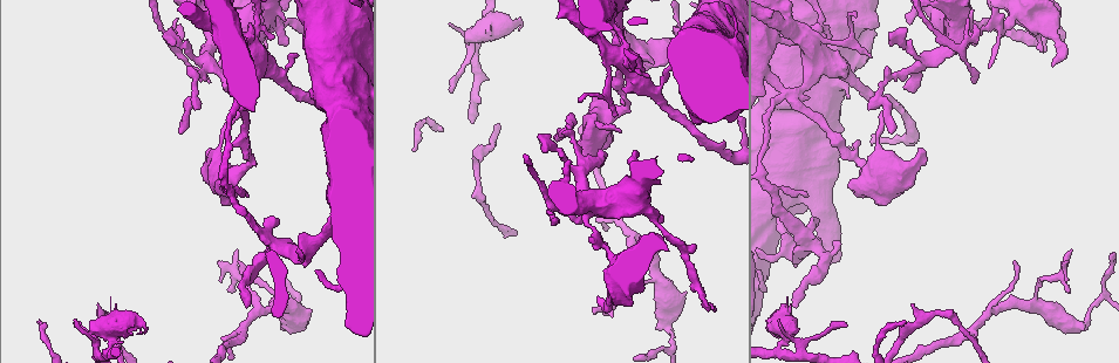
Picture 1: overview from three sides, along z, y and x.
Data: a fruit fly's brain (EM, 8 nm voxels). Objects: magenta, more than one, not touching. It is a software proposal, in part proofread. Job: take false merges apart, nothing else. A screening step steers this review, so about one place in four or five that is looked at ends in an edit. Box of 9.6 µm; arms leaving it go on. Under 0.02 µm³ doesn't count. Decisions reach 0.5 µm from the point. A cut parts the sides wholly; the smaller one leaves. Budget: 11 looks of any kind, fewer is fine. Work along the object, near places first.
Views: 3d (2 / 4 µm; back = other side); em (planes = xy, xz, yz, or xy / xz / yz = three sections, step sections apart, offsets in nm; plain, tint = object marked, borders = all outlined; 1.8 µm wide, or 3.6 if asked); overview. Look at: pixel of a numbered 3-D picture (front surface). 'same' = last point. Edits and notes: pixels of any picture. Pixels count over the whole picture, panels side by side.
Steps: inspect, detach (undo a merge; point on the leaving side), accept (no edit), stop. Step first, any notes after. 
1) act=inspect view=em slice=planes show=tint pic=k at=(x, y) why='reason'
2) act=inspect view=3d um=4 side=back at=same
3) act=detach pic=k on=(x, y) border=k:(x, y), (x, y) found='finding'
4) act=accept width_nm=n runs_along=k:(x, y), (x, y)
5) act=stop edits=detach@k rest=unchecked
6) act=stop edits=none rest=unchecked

act=inspect view=em um=3.6 slice=planes show=tint pic=1 at=(272, 22) why='abrupt turn'

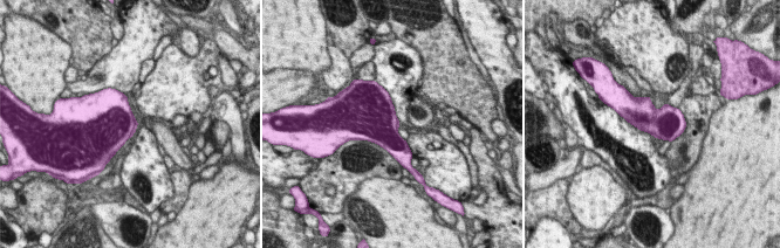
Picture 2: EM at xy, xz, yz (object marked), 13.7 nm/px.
act=accept width_nm=440 found='continuous, no second cell'

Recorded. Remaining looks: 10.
act=inspect view=3d um=4 pic=1 at=(788, 96)

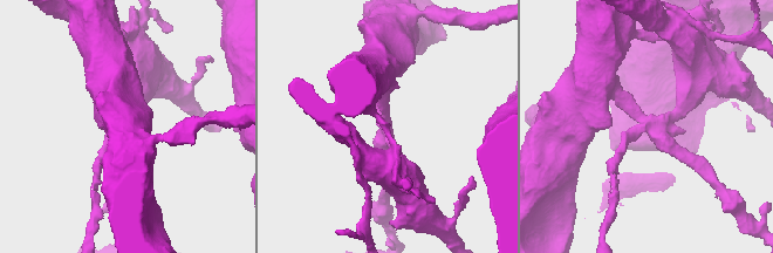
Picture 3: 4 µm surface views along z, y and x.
act=inspect view=em slice=planes show=plain pic=3 at=(648, 125) arms=4 why='now the EM'

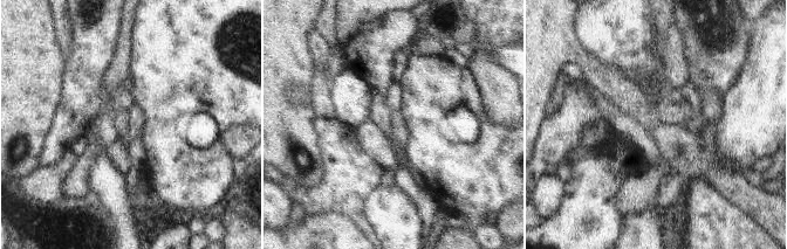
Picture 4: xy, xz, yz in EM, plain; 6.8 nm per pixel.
act=inspect view=em slice=planes show=tint at=same why='with the object marked'

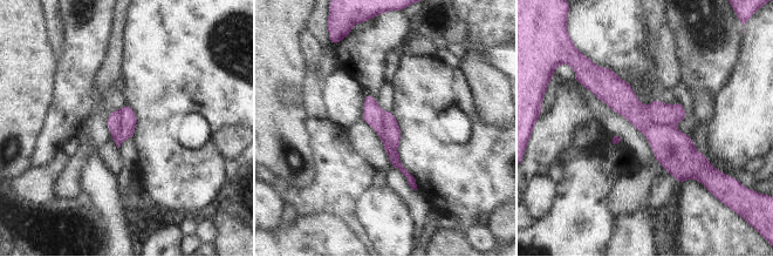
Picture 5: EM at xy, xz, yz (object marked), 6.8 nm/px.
act=detach pic=5 on=(662, 114) width_nm=170 border=5:(648, 107), (652, 122), (674, 126) found='a second cell is stuck on'

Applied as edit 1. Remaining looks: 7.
act=inspect view=em um=3.6 slice=yz step=4 show=tint pic=1 at=(785, 14) why='calibre changes'

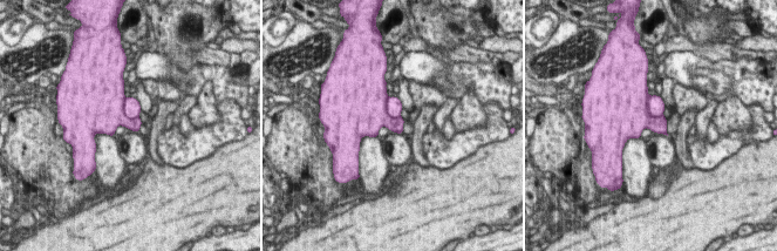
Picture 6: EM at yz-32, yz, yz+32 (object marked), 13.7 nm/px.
act=inspect view=em um=3.6 slice=planes show=tint at=same

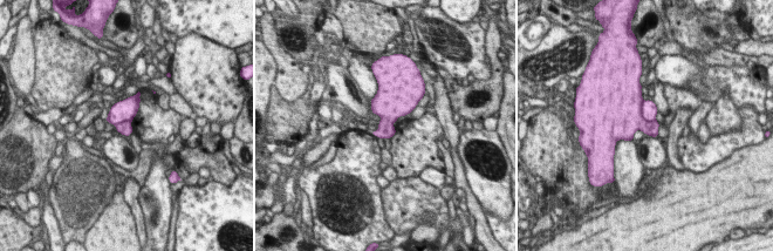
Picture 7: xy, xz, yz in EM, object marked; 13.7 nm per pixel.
act=detach pic=7 on=(624, 116) border=7:(642, 101), (642, 116), (652, 122) found='two cells meet here'

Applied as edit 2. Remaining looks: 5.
act=inspect view=overview

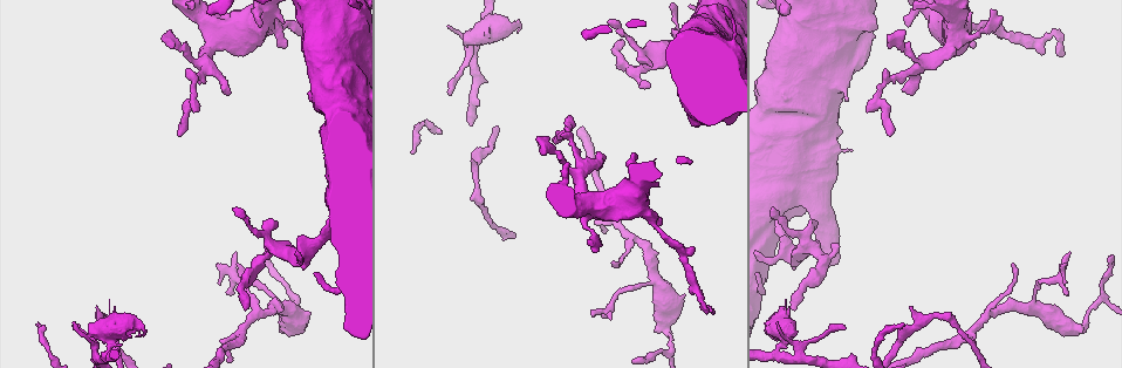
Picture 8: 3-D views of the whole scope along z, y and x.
act=inspect view=em slice=planes show=tint pic=8 at=(566, 131) why='abrupt turn'

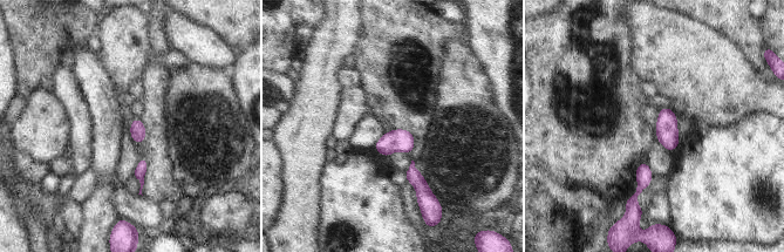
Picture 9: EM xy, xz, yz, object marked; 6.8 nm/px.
act=accept width_nm=110 found='all the same cell'

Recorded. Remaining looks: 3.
act=stop edits=detach@5,detach@7 rest=unchecked

